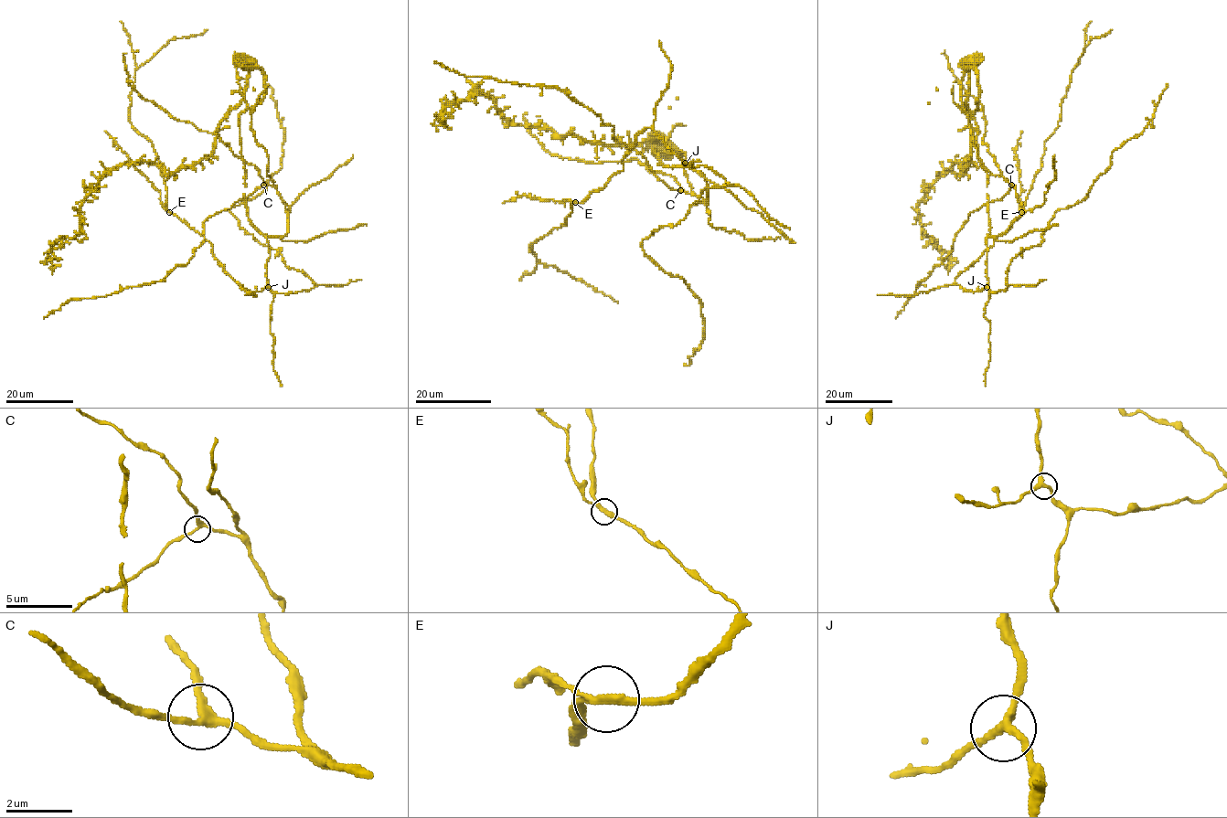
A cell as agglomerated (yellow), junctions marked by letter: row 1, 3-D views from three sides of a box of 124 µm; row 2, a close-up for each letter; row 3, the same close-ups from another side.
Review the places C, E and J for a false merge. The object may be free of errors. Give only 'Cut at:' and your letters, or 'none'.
Cut at: E

